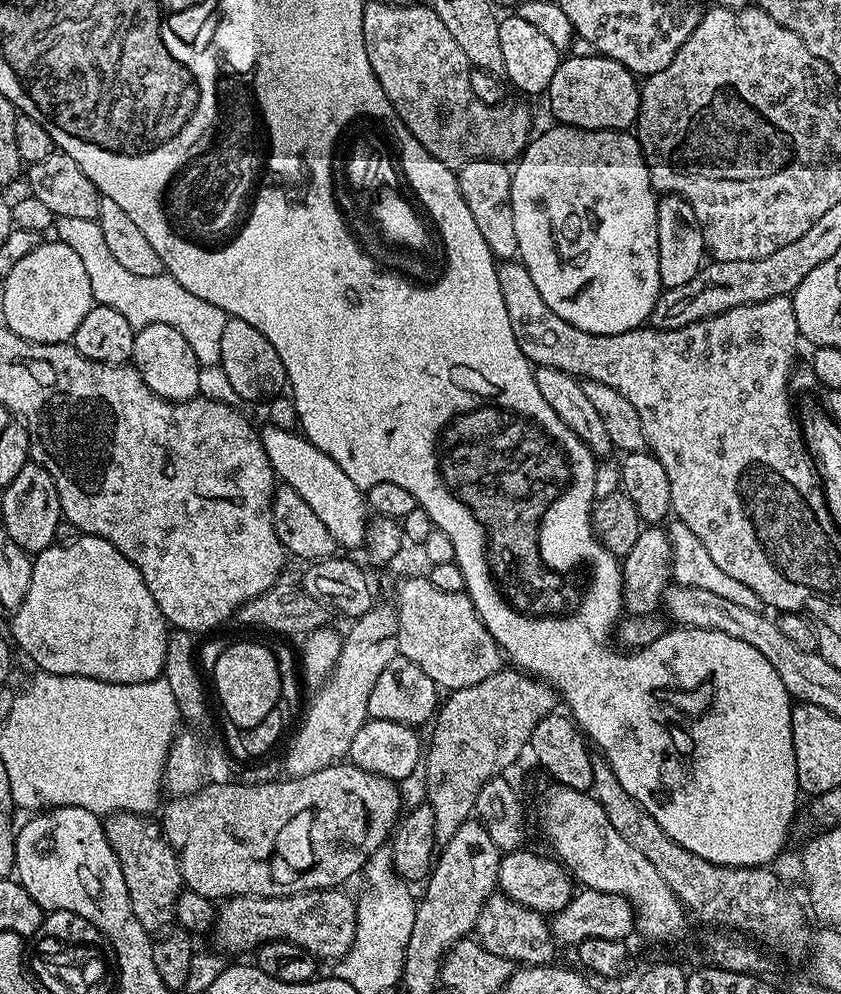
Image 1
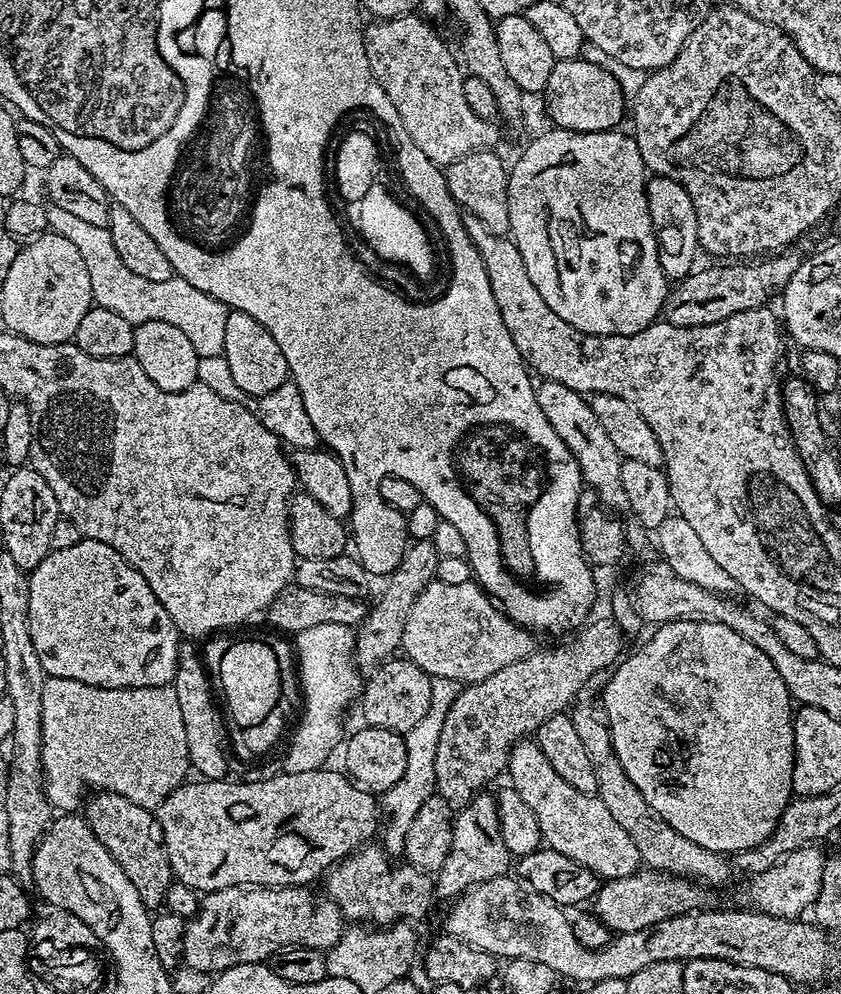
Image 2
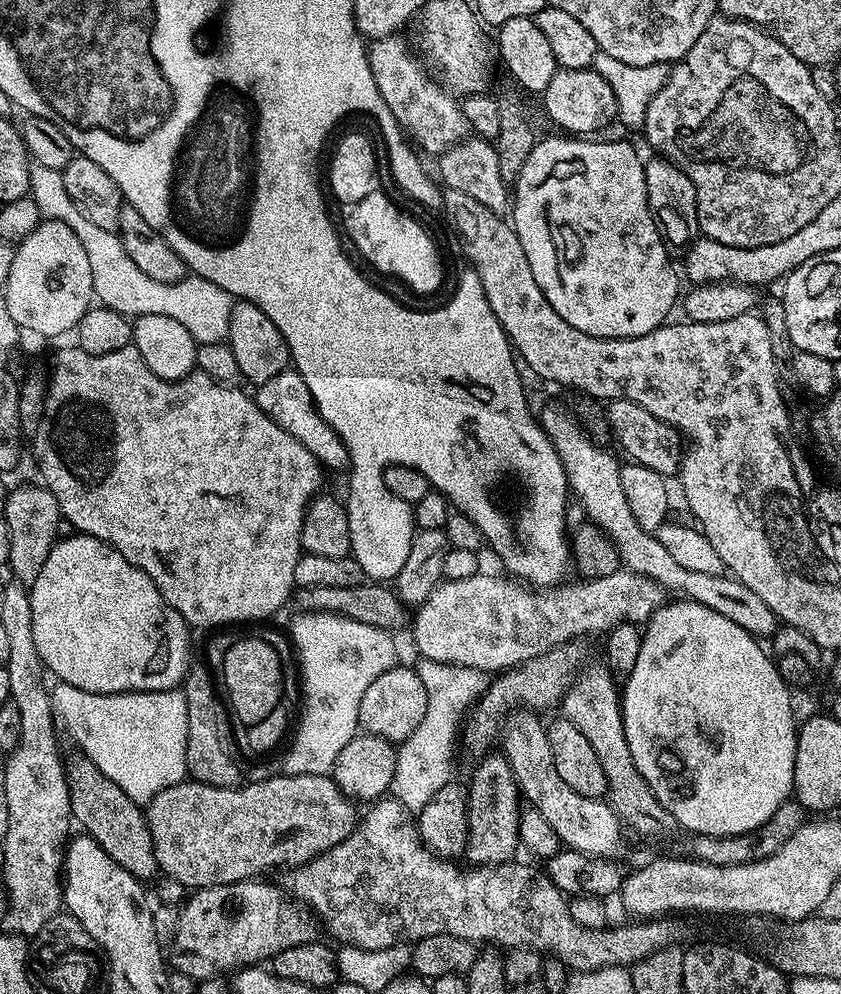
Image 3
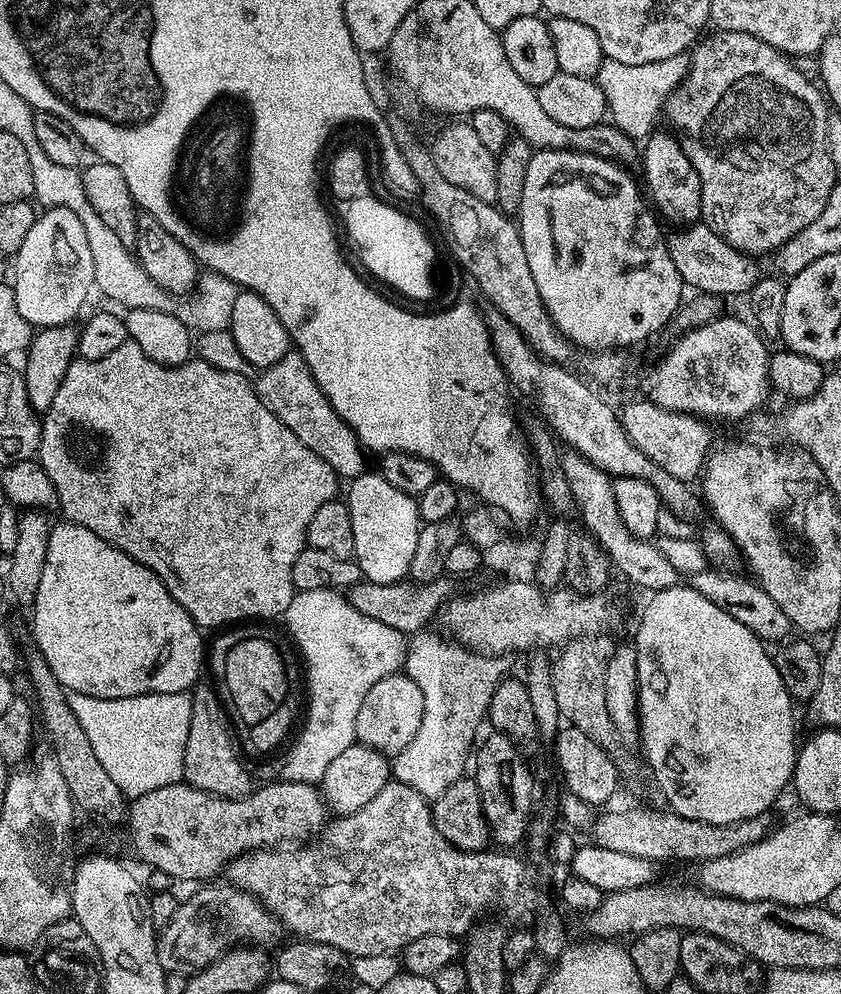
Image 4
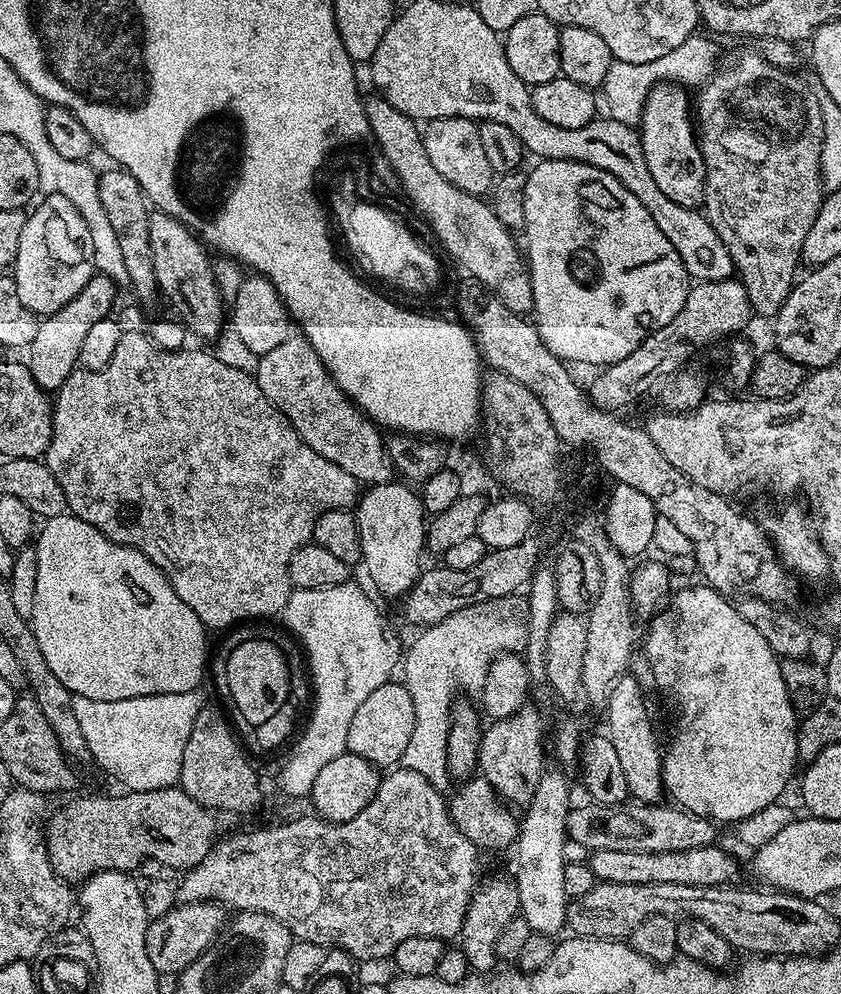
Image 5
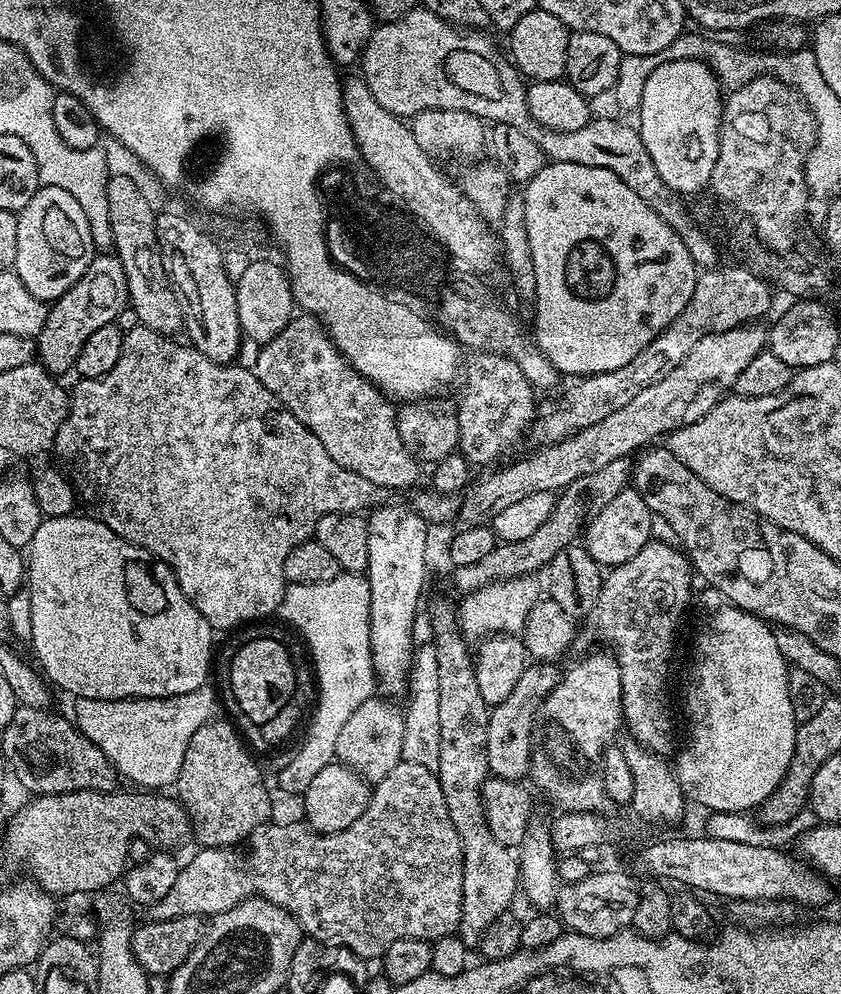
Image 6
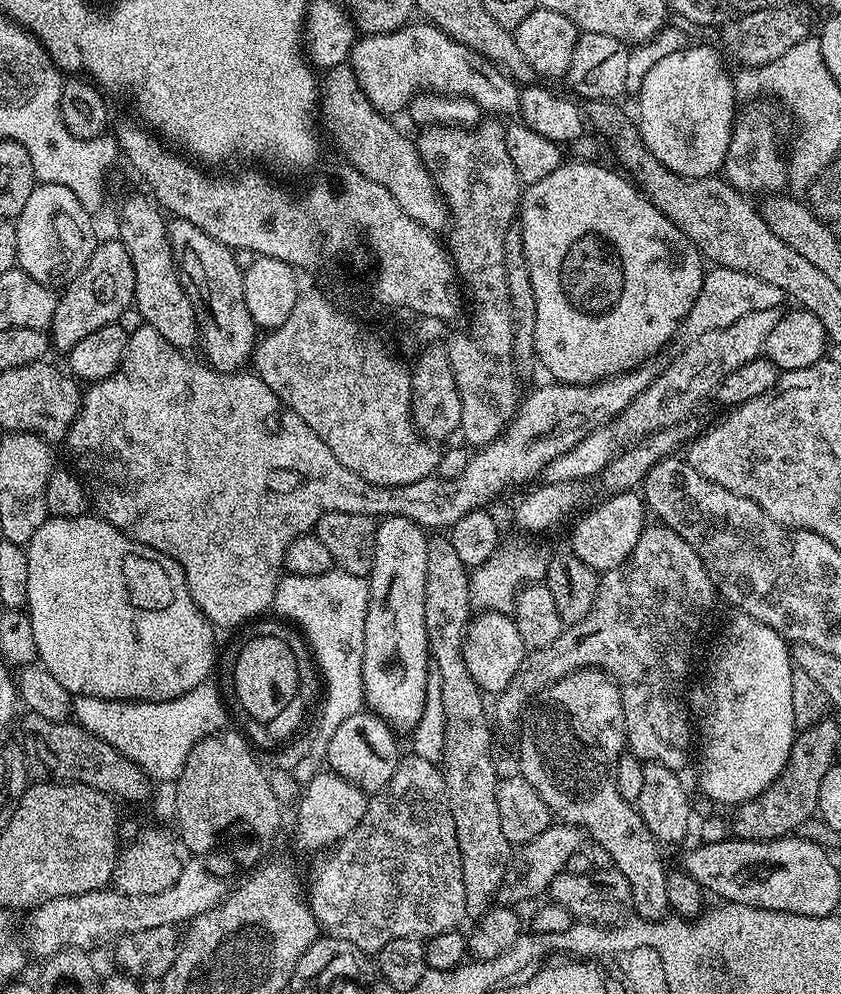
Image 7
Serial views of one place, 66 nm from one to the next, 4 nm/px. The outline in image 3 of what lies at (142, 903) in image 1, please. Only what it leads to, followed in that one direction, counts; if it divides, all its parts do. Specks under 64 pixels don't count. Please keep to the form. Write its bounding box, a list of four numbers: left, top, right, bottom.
[66,758,158,882]

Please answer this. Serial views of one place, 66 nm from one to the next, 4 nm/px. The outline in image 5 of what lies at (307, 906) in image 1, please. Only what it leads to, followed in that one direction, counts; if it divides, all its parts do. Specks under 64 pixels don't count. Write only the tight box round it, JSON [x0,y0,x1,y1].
[146,901,225,973]

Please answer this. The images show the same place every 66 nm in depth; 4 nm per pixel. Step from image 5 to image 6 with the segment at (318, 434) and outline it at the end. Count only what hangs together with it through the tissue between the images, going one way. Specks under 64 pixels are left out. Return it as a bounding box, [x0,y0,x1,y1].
[254,315,418,490]

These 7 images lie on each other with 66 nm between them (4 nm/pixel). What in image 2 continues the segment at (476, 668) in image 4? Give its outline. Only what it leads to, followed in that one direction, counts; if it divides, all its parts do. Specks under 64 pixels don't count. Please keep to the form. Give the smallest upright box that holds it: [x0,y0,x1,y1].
[382,677,461,858]

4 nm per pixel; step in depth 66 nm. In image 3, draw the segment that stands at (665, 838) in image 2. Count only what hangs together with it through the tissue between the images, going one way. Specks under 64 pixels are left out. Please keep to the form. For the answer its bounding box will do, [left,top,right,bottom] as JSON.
[562,663,674,836]

